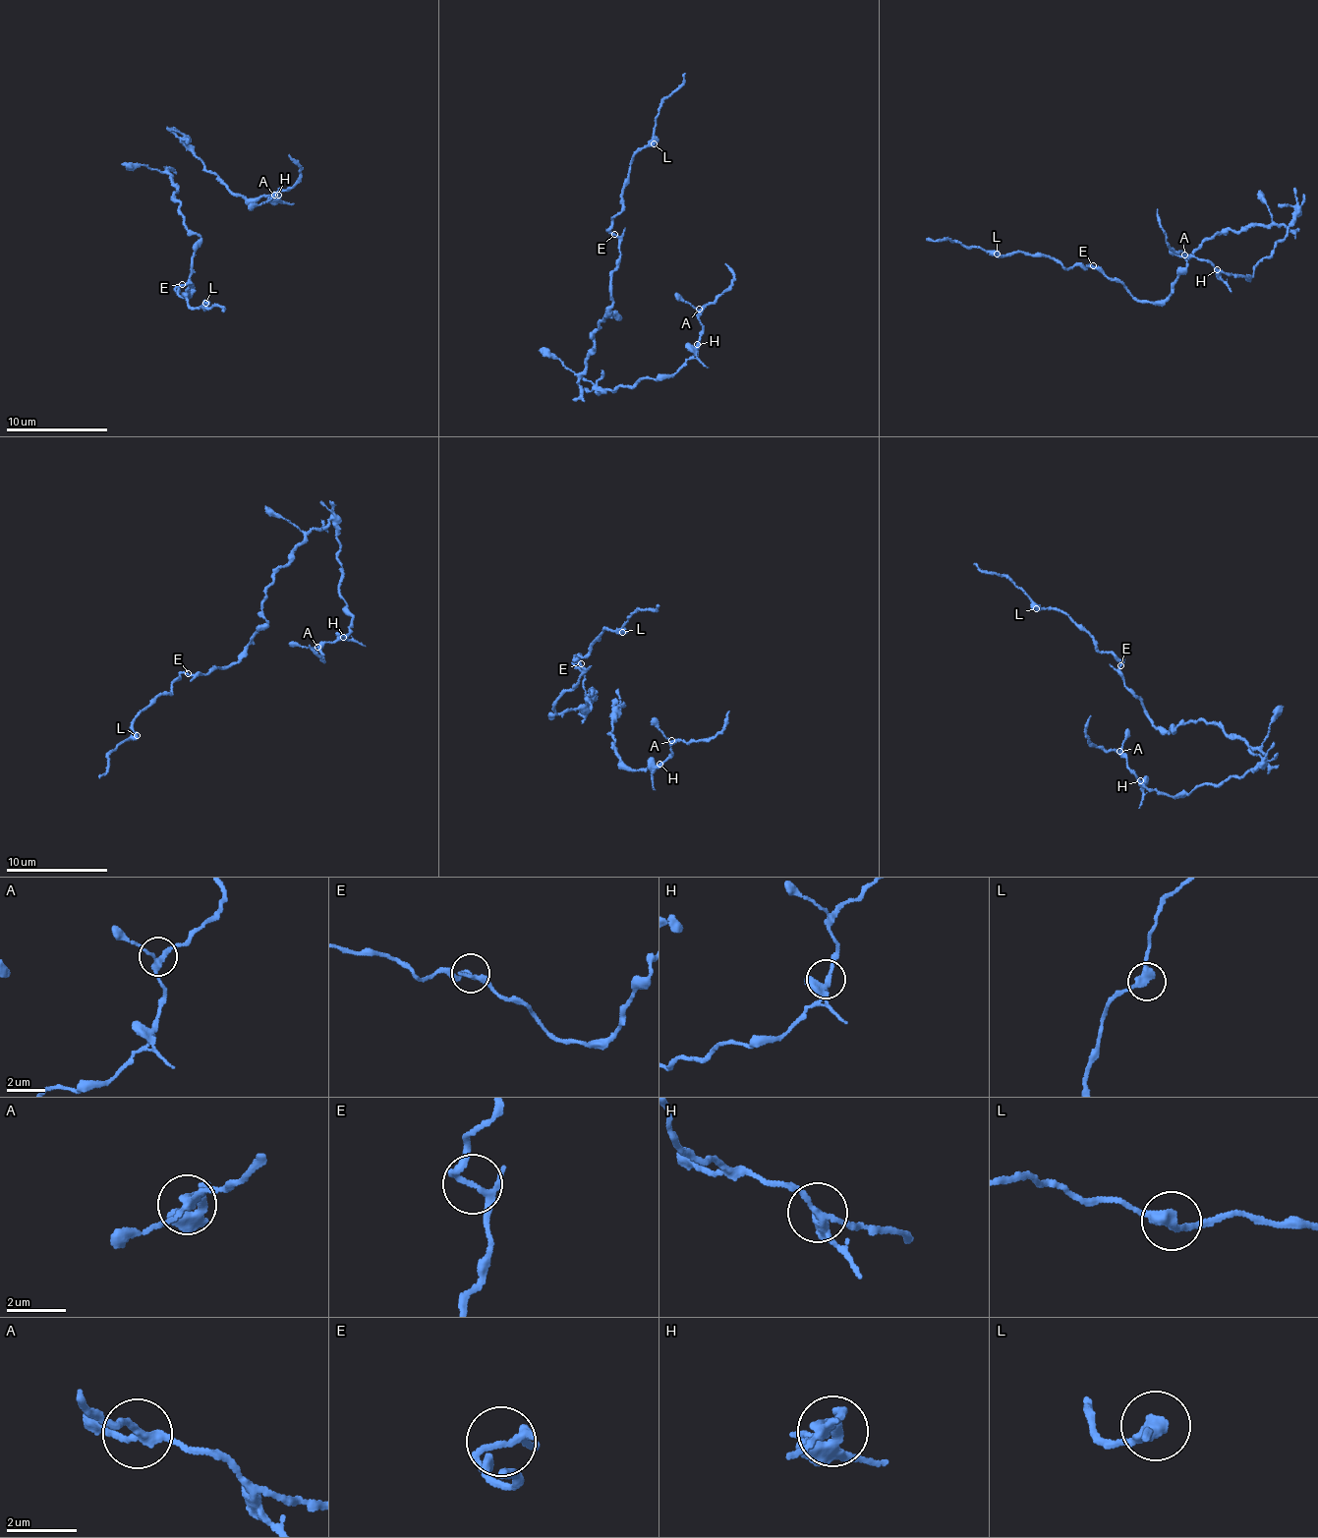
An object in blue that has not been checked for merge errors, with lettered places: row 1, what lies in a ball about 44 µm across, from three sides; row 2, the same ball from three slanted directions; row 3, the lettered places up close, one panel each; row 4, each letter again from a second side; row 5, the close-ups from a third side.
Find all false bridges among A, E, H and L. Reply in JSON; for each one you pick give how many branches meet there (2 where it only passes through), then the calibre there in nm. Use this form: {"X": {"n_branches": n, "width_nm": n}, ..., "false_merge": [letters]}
{"false_merge": []}

